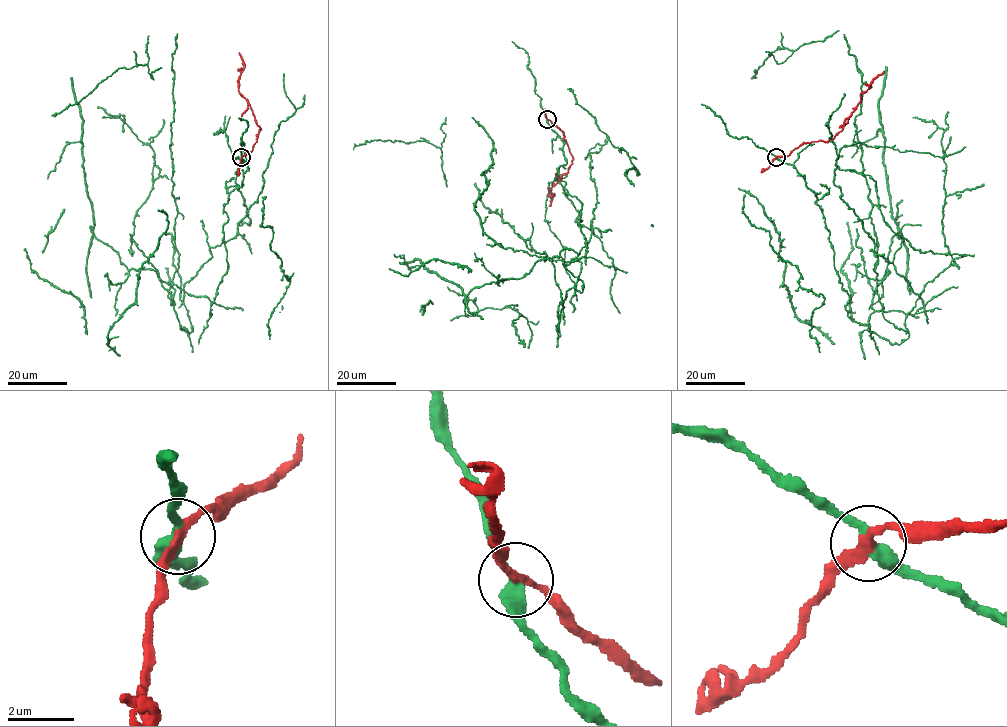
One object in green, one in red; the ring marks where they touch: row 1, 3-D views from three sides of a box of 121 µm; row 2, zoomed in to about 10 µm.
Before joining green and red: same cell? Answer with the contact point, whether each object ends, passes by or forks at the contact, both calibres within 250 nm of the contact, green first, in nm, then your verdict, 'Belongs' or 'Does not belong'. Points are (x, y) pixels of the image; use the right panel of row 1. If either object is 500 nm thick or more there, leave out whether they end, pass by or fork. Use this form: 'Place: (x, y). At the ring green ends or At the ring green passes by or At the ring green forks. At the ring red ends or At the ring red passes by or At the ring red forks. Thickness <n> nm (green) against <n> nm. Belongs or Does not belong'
Place: (776, 157). At the ring green passes by. At the ring red passes by. Thickness 320 nm (green) against 240 nm. Does not belong

